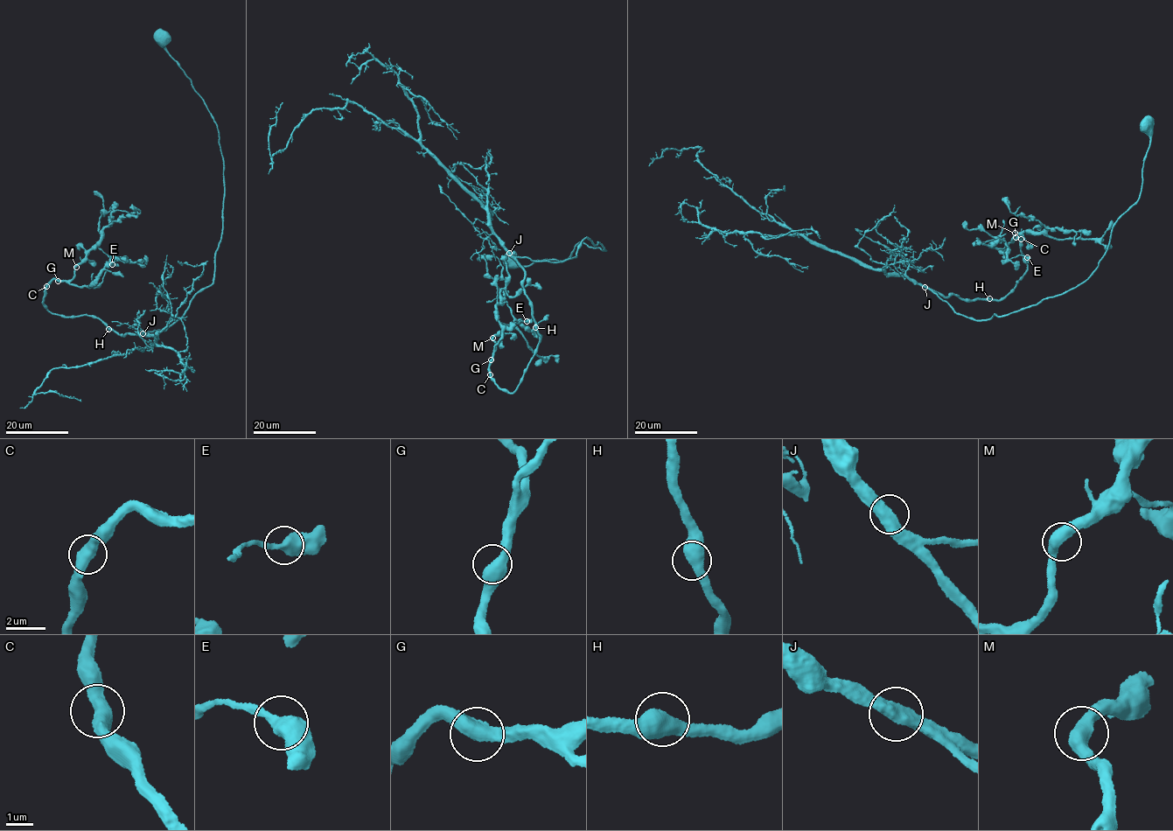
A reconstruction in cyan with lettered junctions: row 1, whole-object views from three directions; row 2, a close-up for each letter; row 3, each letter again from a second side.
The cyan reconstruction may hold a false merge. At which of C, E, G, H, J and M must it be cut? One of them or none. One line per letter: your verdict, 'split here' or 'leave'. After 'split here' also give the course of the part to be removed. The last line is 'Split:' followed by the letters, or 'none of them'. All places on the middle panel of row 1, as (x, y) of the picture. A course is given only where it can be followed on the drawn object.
C: leave
E: leave
G: leave
H: leave
J: leave
M: leave
Split: none of them

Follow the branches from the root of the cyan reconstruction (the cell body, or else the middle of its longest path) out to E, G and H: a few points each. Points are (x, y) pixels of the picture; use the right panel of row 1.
E: (1145, 123), (1138, 198), (1087, 280), (980, 320), (932, 291), (1005, 297), (1027, 267), (1008, 242), (1027, 257)
G: (1145, 123), (1138, 198), (1113, 225), (1087, 280), (980, 320), (932, 291), (1005, 297), (1026, 271), (1015, 237)
H: (1145, 123), (1149, 139), (1138, 198), (1113, 225), (1087, 280), (980, 320), (957, 312), (932, 291), (989, 298)

